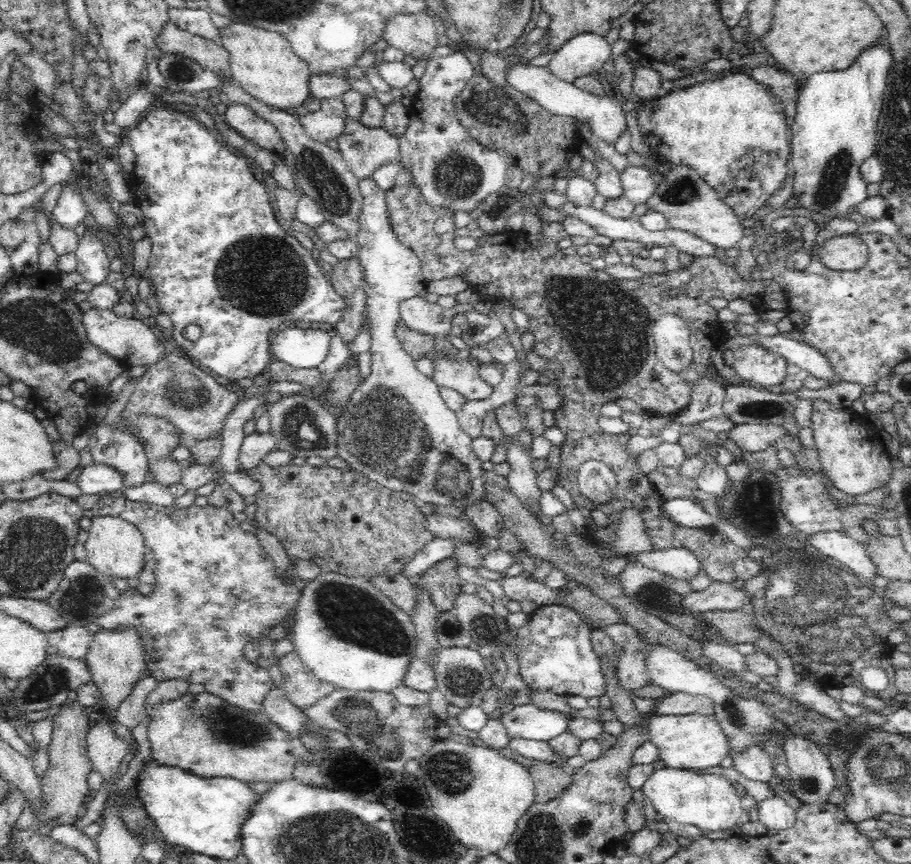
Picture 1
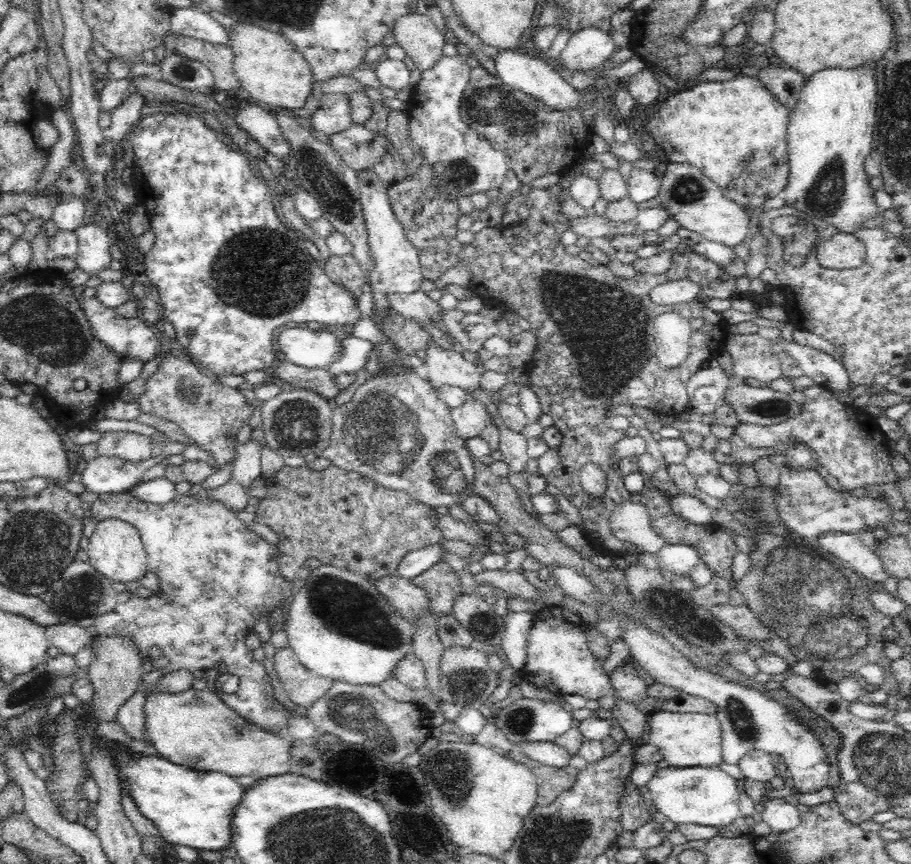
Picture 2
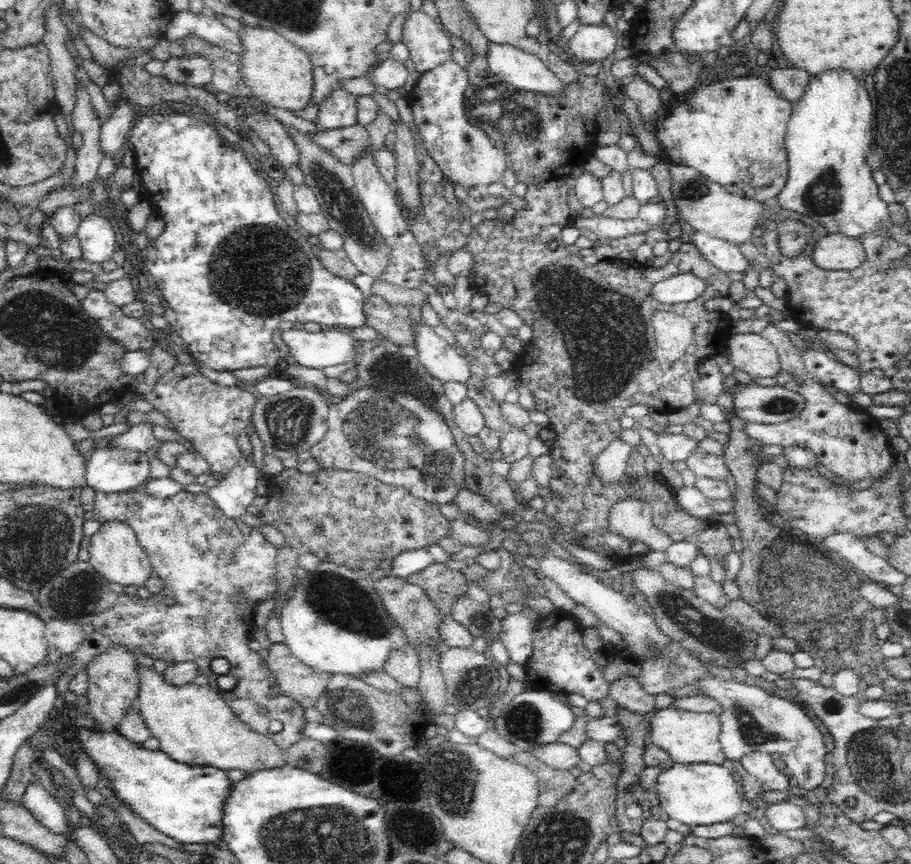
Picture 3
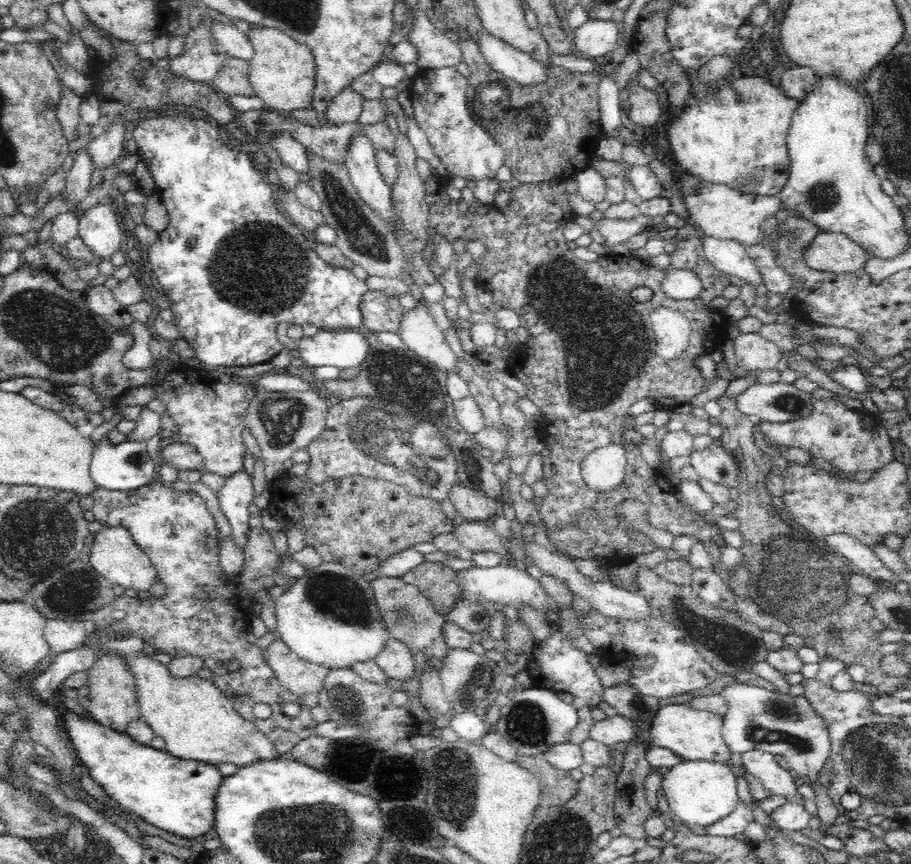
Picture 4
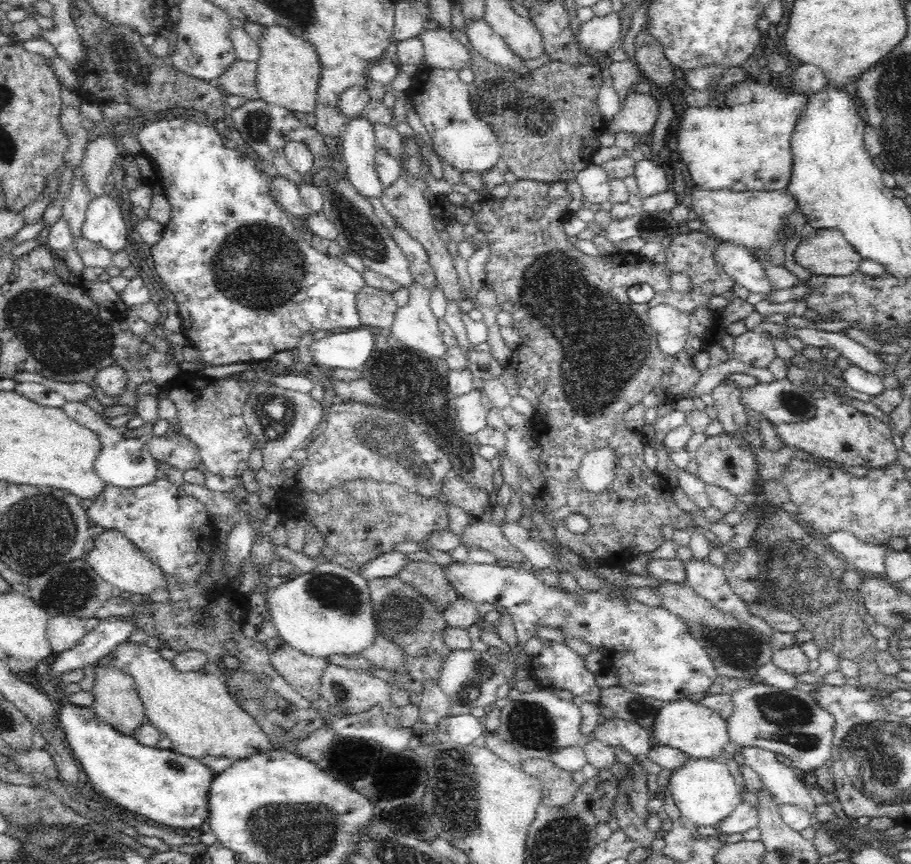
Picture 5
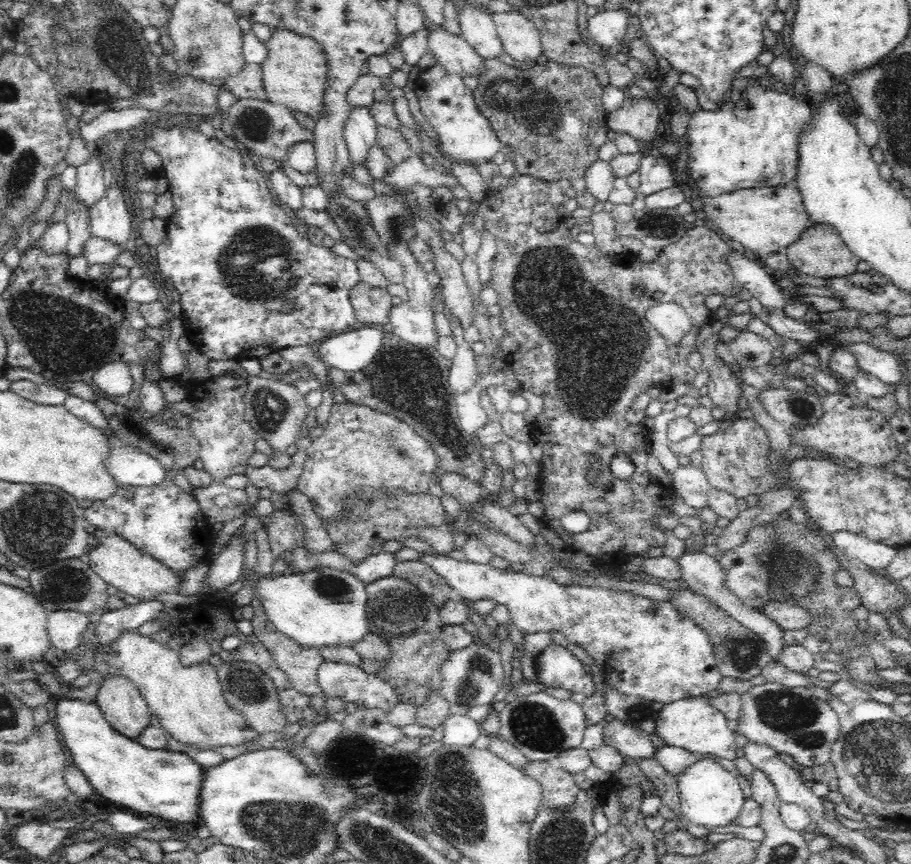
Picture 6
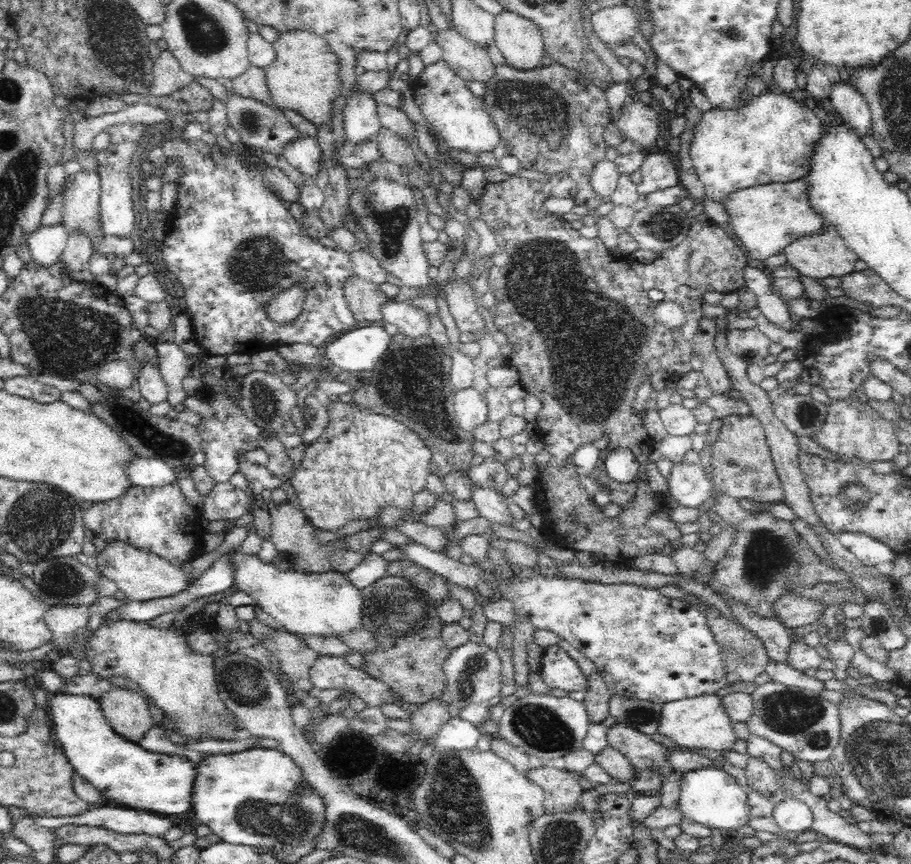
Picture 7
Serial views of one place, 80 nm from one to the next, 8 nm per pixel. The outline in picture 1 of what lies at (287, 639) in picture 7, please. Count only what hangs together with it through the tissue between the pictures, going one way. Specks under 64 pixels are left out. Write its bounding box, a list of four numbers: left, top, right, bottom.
[276,650,335,709]

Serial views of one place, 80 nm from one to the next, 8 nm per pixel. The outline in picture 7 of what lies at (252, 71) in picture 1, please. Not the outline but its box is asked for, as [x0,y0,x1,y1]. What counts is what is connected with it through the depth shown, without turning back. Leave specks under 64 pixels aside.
[264,32,340,127]

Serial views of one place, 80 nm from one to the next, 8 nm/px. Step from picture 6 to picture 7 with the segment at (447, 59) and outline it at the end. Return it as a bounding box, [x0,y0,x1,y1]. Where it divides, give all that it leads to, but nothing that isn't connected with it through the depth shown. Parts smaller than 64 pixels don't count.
[433,29,494,82]

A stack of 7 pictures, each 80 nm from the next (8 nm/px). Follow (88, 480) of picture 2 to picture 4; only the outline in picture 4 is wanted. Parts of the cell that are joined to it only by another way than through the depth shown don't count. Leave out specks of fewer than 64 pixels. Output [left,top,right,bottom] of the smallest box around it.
[90,436,157,491]

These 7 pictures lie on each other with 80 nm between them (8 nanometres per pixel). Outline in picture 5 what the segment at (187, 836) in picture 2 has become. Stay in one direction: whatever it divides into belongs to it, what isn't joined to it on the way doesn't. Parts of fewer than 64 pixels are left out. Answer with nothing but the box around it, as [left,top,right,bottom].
[56,702,216,828]

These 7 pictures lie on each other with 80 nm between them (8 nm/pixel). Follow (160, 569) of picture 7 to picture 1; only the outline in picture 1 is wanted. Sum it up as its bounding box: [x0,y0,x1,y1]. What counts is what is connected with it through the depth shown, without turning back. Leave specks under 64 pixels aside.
[84,516,145,578]

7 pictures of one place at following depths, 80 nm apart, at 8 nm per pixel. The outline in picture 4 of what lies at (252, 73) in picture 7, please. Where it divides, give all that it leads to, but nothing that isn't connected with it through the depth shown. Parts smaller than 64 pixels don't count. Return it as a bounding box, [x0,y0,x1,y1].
[210,55,253,98]

